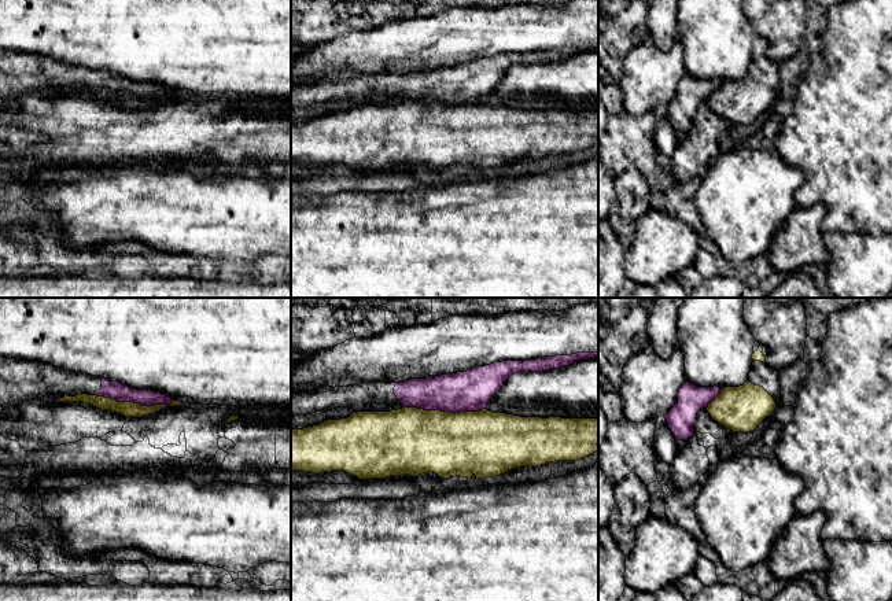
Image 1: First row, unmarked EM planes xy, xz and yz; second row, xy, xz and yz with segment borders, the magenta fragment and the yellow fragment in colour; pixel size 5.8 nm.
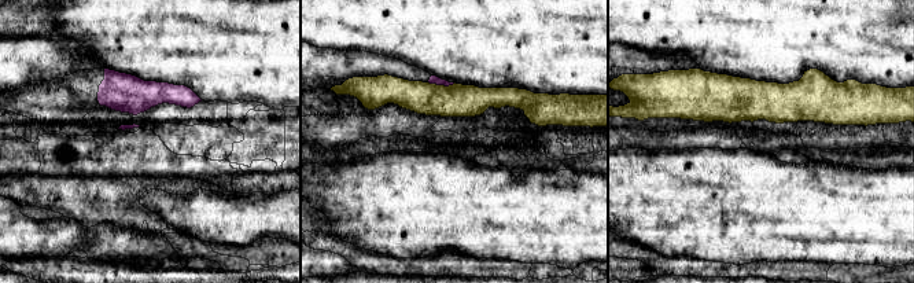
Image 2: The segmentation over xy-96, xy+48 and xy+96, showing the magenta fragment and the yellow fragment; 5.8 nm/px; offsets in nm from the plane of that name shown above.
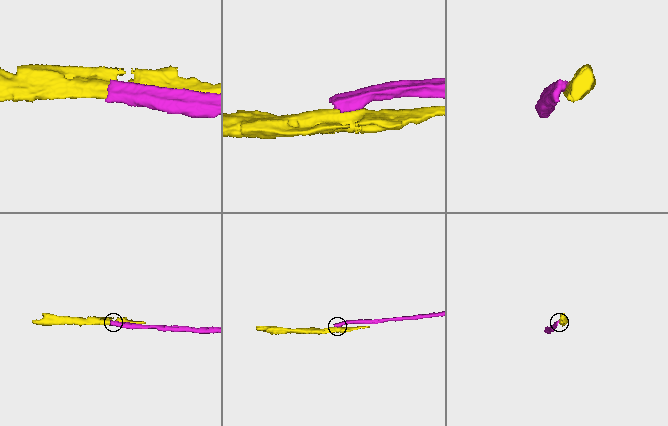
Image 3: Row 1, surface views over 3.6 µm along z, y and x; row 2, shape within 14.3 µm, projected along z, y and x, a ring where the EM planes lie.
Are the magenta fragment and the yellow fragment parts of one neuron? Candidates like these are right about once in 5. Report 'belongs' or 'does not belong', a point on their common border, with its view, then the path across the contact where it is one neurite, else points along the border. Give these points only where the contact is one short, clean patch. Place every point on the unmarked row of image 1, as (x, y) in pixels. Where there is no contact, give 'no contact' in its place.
does not belong; meets magenta in xz at (443, 103); border along xz (402, 99), (450, 104), (478, 104), (485, 102)

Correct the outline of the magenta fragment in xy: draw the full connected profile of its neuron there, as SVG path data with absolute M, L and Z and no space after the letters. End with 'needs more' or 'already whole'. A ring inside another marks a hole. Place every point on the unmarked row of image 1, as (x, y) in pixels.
M0 49L0 106L23 93L55 96L59 91L88 86L145 99L170 97L172 91L151 82L136 82L100 69L56 60L40 54Z | needs more

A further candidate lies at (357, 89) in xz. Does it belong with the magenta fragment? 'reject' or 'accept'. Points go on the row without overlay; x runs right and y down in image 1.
accept

